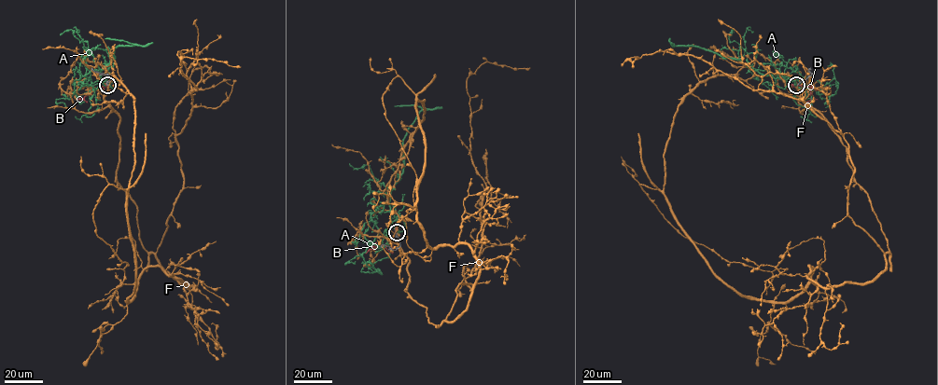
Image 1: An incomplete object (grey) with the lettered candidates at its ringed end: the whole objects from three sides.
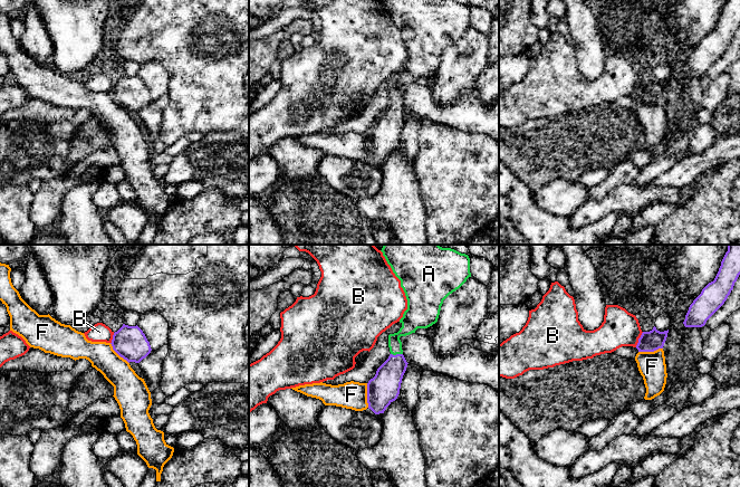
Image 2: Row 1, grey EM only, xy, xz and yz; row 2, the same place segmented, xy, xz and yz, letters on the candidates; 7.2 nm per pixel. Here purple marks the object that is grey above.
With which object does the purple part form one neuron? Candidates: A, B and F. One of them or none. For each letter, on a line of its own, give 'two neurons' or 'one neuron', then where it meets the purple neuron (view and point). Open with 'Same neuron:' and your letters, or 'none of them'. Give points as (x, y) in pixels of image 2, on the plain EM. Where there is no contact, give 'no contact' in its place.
Same neuron: A
A: one neuron; contact xz (396, 104)
B: two neurons; contact yz (638, 89)
F: two neurons; contact xz (367, 145)

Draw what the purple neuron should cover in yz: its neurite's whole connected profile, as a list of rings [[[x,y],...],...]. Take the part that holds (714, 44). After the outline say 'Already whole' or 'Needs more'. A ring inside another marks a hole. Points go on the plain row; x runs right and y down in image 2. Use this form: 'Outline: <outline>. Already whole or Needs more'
Outline: [[[728,0],[713,31],[709,32],[690,55],[685,77],[702,77],[724,54],[740,25],[740,0]]]. Already whole

